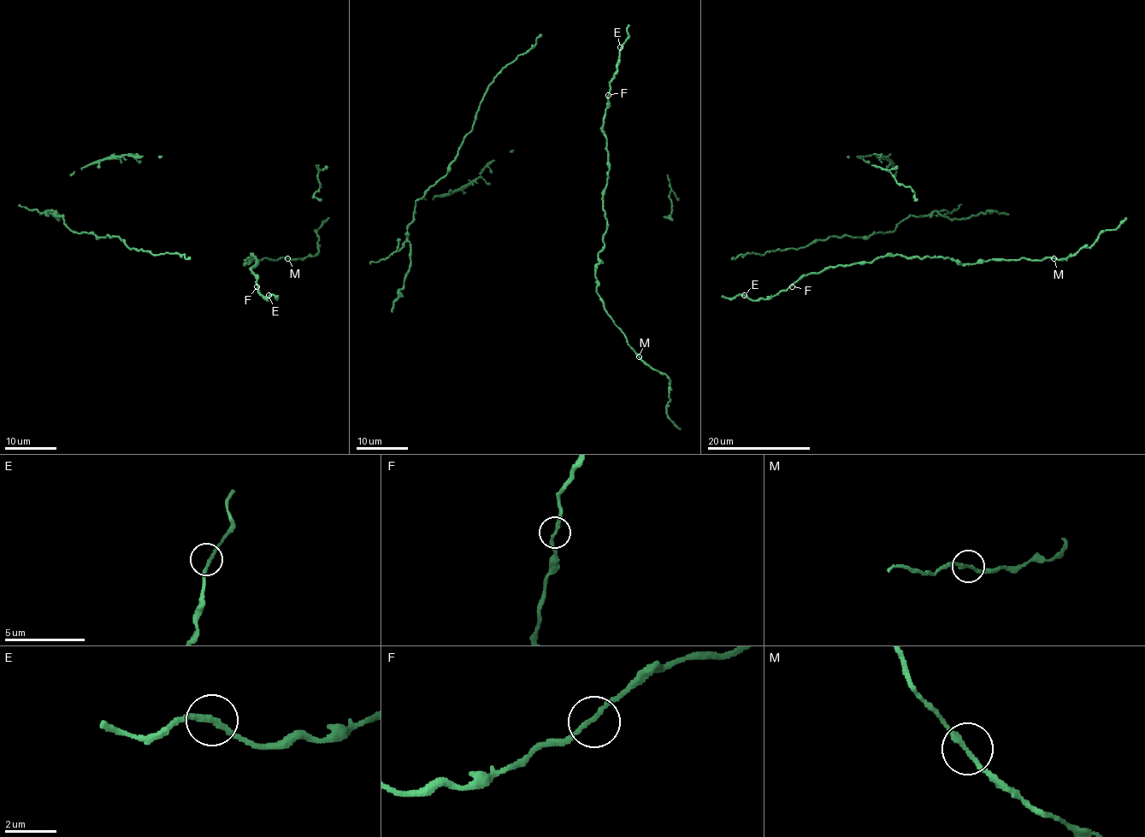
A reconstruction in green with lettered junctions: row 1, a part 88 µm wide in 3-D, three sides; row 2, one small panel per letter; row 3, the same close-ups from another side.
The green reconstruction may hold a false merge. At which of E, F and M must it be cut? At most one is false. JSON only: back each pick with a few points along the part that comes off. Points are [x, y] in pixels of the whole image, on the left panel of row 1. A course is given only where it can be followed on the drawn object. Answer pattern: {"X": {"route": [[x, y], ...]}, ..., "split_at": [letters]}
{"M": {"route": [[288, 257], [301, 259], [317, 252], [319, 236], [315, 231], [329, 218]]}, "split_at": ["M"]}

